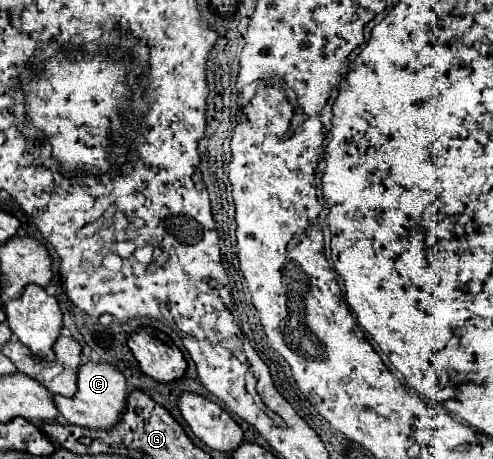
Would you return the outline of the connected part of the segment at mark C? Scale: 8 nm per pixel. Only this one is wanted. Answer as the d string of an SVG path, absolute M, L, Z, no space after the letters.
M86 362L78 370L78 390L72 398L52 396L58 412L66 422L78 424L84 428L112 428L118 424L120 414L126 406L126 380L124 374L106 362Z

